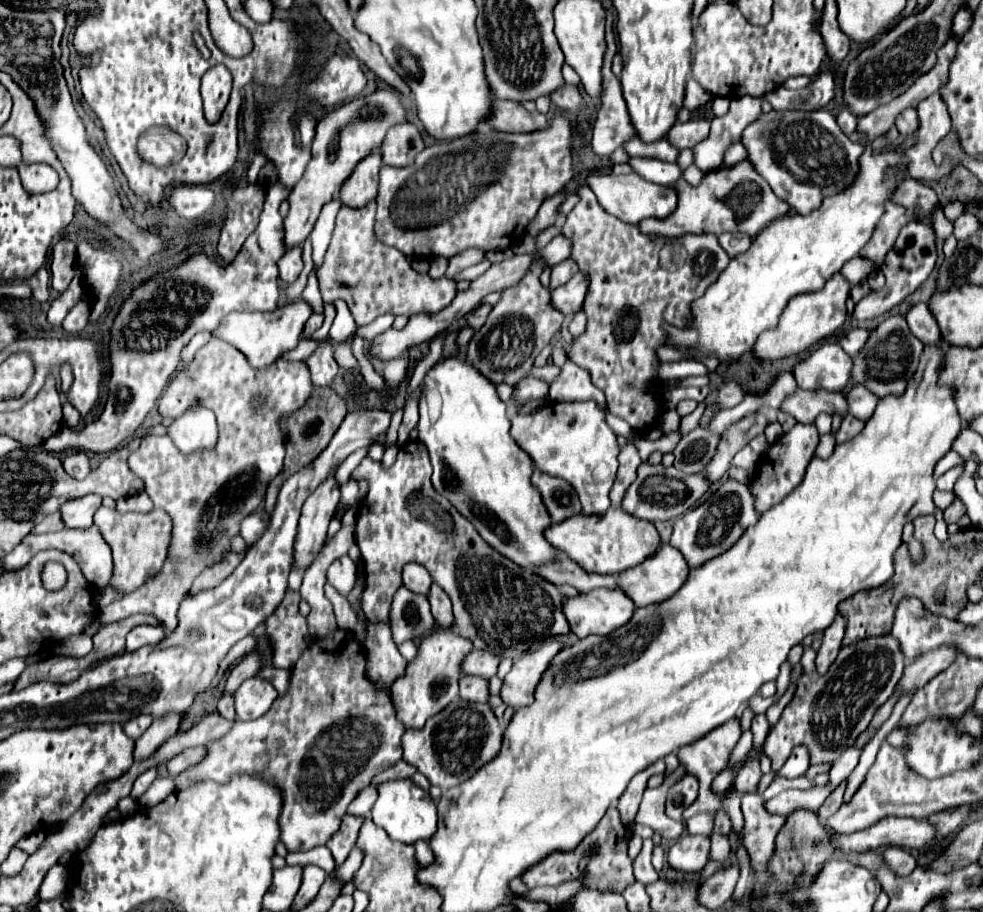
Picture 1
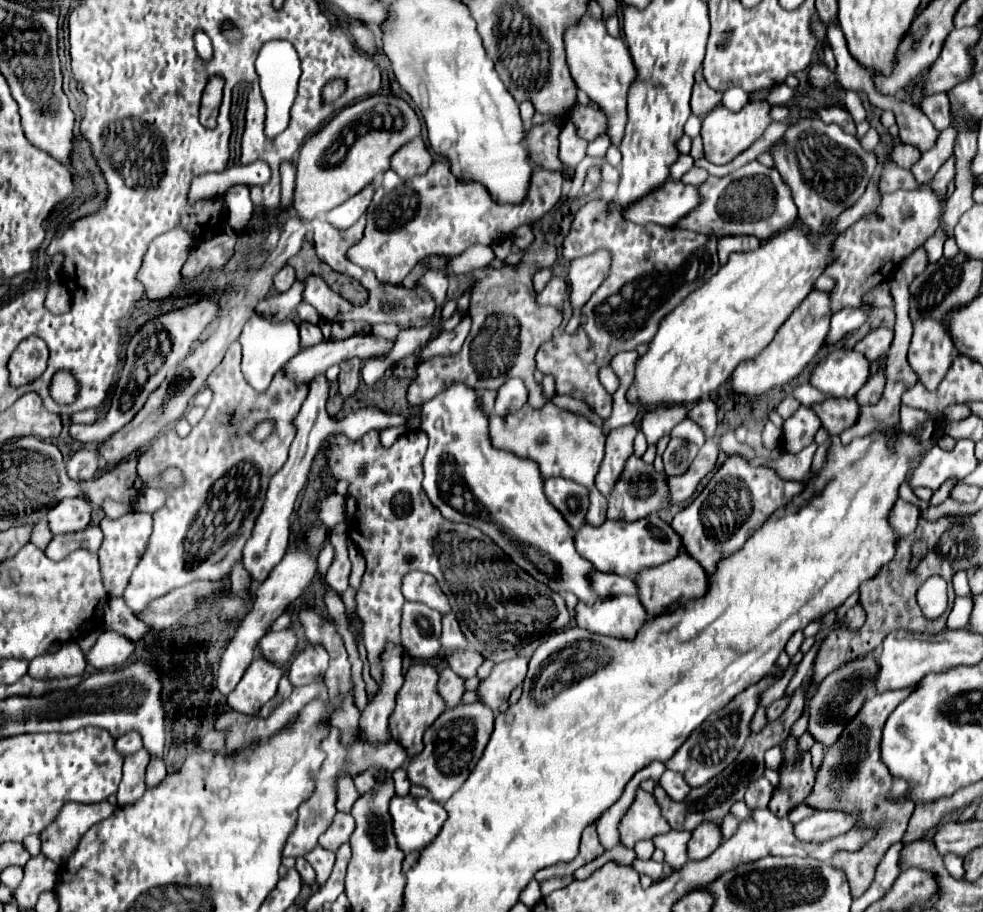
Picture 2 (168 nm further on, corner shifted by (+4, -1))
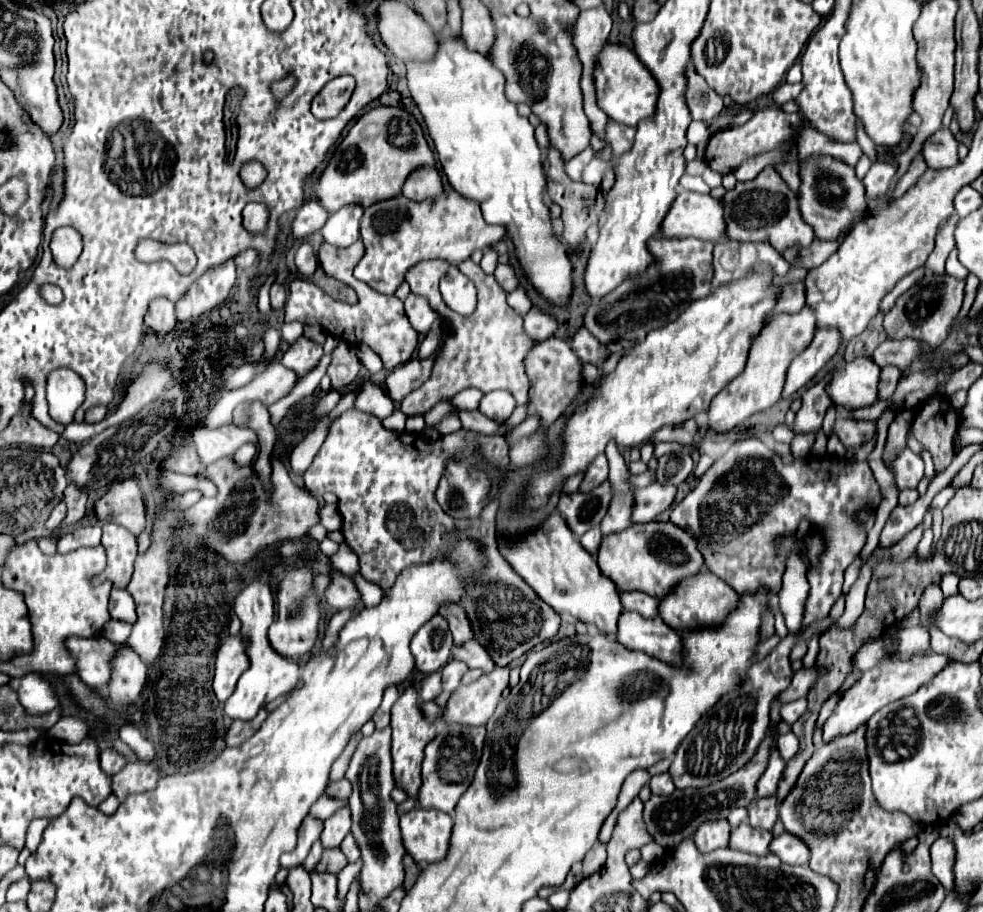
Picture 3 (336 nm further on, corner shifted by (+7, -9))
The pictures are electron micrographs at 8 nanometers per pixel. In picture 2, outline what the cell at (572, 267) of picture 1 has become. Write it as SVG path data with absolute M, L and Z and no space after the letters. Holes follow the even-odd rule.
M552 276L552 280L546 284L546 288L536 296L536 302L540 306L554 306L562 310L566 298L566 280L562 276Z

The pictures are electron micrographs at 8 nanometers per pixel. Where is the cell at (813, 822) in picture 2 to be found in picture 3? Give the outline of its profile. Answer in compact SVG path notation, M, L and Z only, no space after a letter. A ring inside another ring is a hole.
M783 832L777 838L773 838L769 850L781 858L781 862L791 864L791 866L801 866L809 862L809 848L805 848L805 842L797 838L795 834Z

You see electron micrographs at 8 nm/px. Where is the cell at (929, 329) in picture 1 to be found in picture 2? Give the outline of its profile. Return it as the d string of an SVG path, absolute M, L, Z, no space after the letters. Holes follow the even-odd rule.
M914 322L914 336L908 350L908 362L920 376L926 390L936 390L956 356L954 342L938 322Z

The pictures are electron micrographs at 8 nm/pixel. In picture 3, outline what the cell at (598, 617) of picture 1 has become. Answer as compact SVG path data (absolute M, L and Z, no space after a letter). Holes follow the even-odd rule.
M623 610L617 622L615 640L629 648L645 652L671 666L681 664L681 634L665 626L661 618L643 618L637 612Z

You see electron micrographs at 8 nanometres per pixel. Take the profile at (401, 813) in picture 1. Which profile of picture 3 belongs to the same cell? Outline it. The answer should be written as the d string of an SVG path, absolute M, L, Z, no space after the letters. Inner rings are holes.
M413 808L401 814L403 846L407 854L423 868L445 856L449 848L453 818L439 810Z

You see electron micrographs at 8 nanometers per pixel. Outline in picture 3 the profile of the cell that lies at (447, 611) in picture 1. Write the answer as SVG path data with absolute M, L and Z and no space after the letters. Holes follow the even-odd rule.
M465 642L465 646L453 646L453 658L463 660L469 668L479 668L483 672L491 672L495 668L487 650L479 642Z

